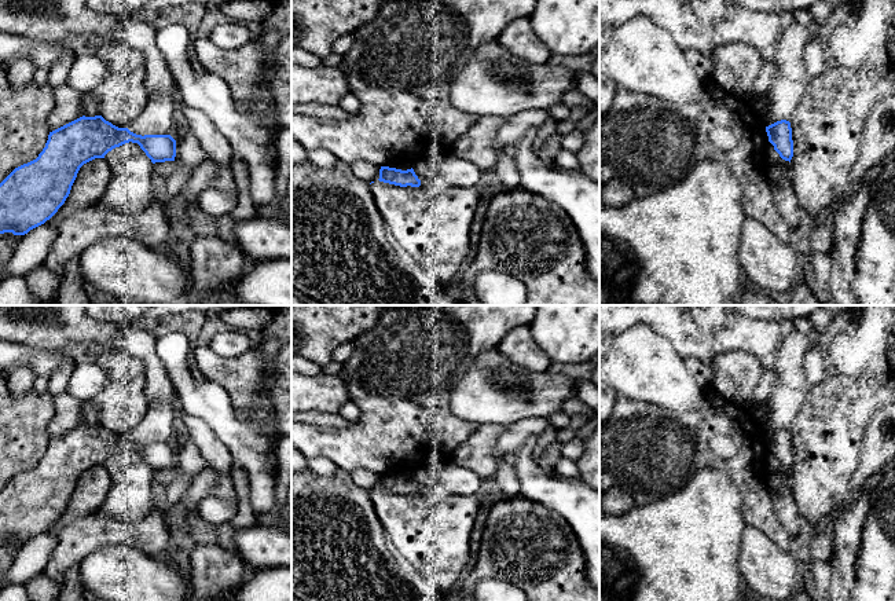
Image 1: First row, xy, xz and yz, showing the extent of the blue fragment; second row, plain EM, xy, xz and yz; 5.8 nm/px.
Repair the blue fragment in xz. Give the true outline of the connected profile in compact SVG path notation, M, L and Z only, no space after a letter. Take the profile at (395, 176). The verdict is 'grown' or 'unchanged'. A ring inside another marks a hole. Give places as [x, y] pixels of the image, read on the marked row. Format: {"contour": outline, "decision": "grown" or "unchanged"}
{"contour": "M381 166L379 169L379 182L400 186L400 187L419 187L421 180L415 175L414 169L396 169L396 168L389 168L389 166Z", "decision": "unchanged"}

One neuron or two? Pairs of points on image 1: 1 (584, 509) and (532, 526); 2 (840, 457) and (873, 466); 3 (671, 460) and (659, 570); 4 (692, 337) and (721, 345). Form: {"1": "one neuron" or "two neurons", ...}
{"1": "two neurons", "2": "two neurons", "3": "two neurons", "4": "two neurons"}

